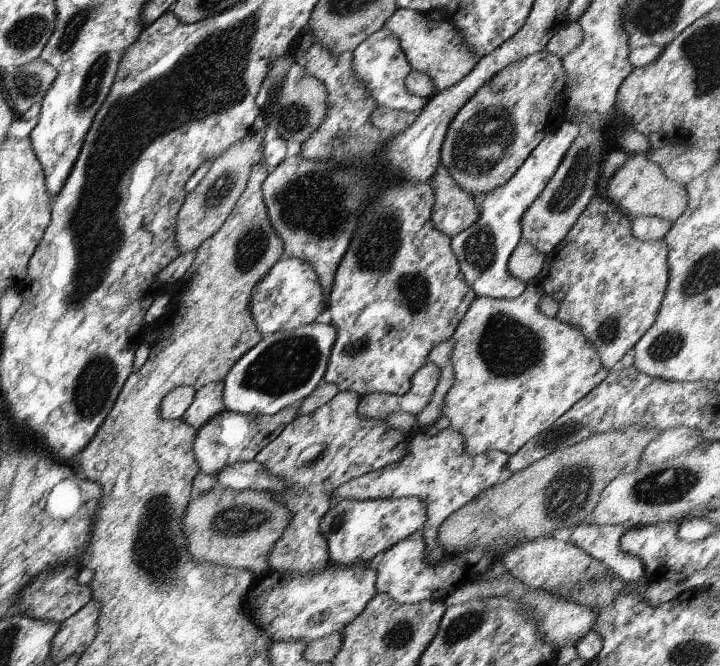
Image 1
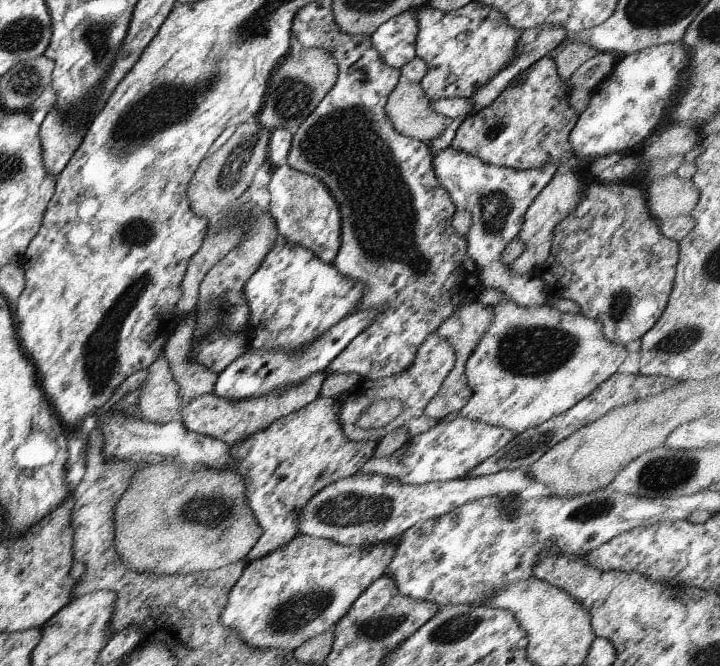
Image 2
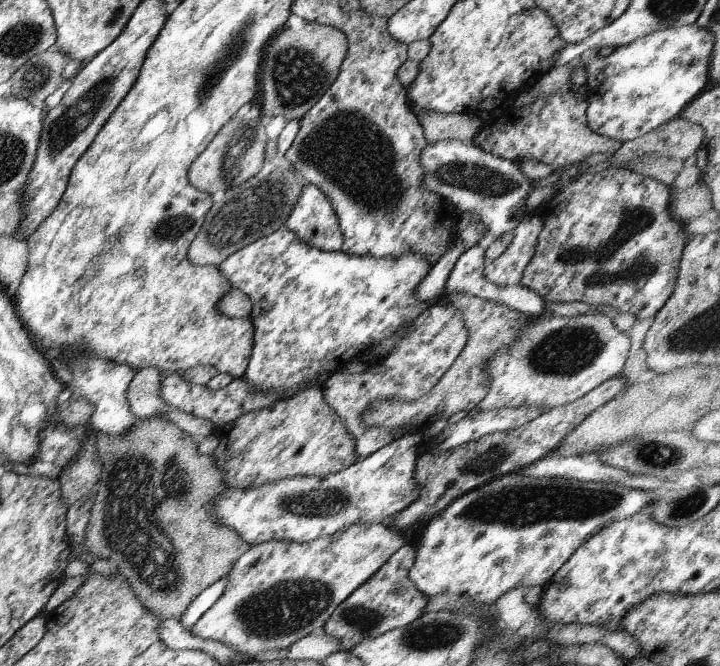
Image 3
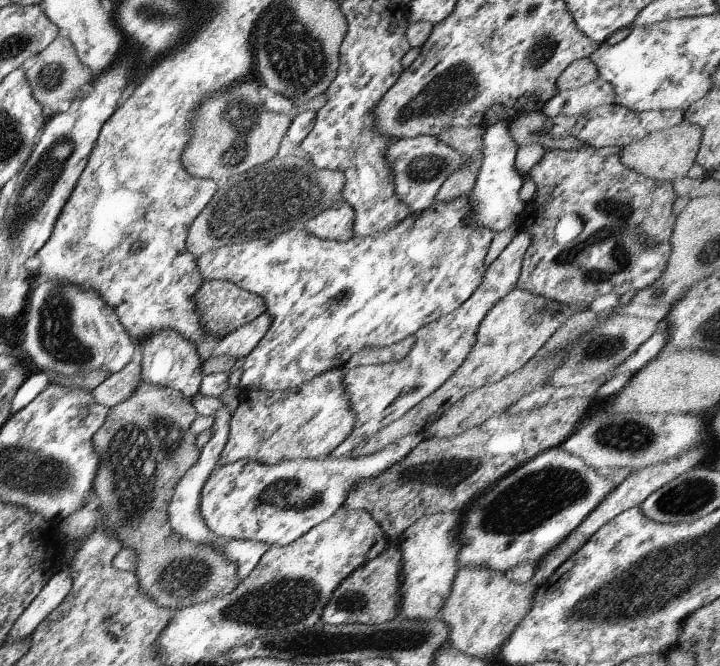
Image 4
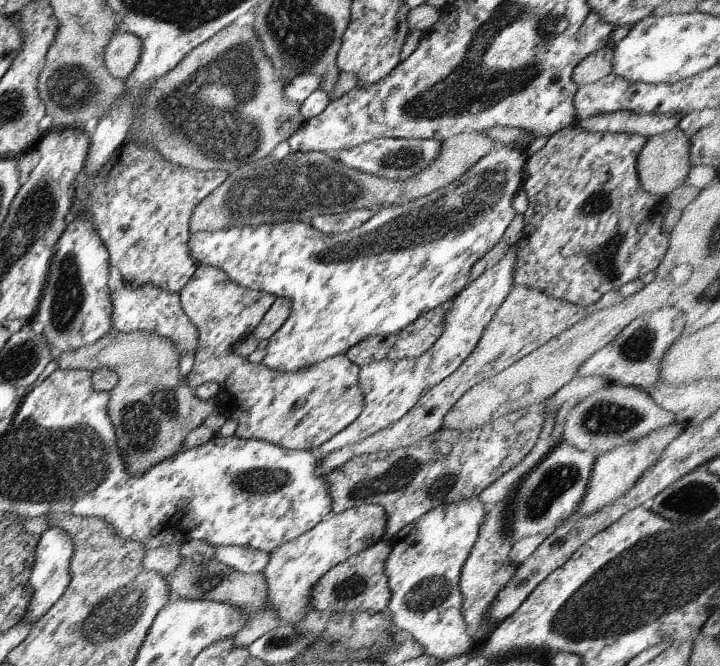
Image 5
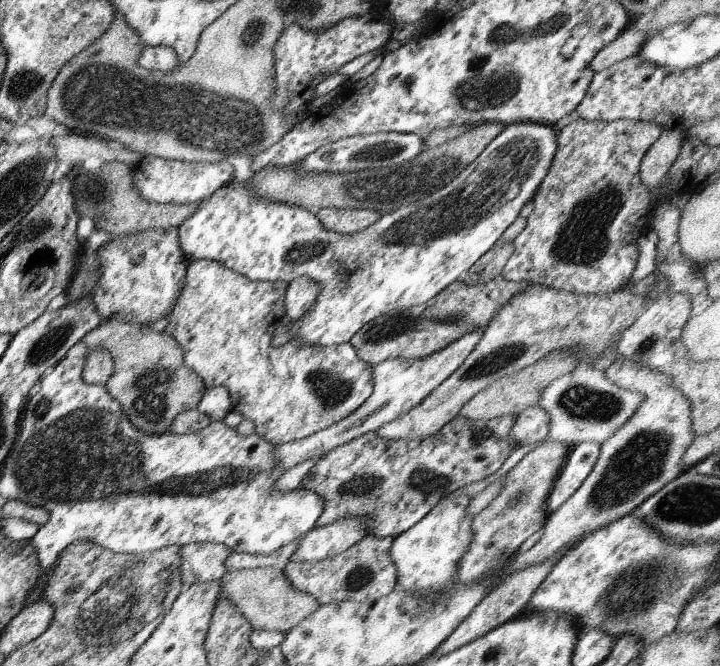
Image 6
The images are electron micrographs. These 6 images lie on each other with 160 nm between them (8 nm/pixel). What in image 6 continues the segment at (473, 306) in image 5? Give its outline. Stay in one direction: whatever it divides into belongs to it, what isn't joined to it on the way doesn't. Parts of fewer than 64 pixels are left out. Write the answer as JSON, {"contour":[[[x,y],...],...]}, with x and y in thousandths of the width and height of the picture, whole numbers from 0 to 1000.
{"contour":[[[665,489],[657,498],[643,502],[640,508],[635,508],[614,526],[603,532],[590,535],[589,538],[576,538],[571,541],[560,538],[539,539],[533,544],[526,544],[515,553],[515,574],[518,584],[515,593],[496,616],[488,619],[485,625],[460,637],[451,646],[443,646],[438,652],[421,658],[421,661],[410,661],[410,664],[399,664],[399,667],[382,668],[379,673],[379,685],[385,688],[385,706],[404,704],[407,700],[431,691],[436,686],[446,686],[454,679],[482,667],[485,661],[493,661],[510,649],[525,646],[532,637],[539,637],[547,629],[557,626],[560,622],[572,616],[585,601],[590,599],[618,568],[622,568],[638,550],[640,544],[649,538],[654,526],[660,523],[663,514],[668,511],[671,497],[675,489]]]}

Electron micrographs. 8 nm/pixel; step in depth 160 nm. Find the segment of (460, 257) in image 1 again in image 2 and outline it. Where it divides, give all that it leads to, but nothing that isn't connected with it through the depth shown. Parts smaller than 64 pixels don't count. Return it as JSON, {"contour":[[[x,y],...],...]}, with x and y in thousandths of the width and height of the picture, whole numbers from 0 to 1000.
{"contour":[[[618,221],[600,231],[599,249],[607,273],[619,285],[631,315],[651,317],[654,339],[646,354],[650,396],[664,404],[664,419],[672,435],[690,434],[706,444],[707,452],[725,461],[760,458],[760,446],[767,444],[758,434],[756,422],[738,414],[708,413],[703,399],[694,395],[693,386],[699,371],[718,354],[732,311],[742,302],[749,287],[769,264],[774,248],[757,248],[747,254],[718,255],[710,251],[678,248],[664,234],[646,227]]]}

